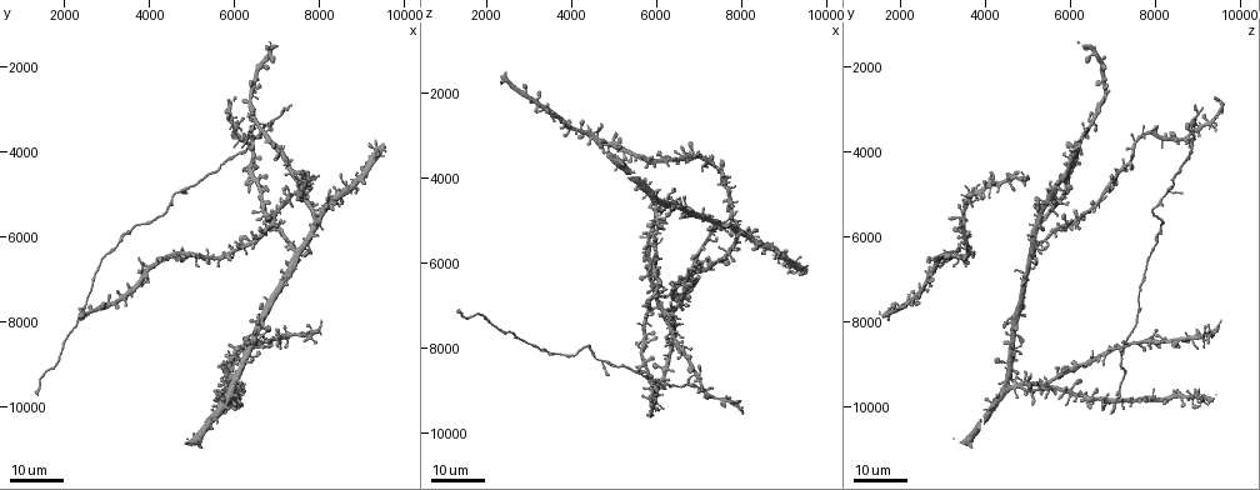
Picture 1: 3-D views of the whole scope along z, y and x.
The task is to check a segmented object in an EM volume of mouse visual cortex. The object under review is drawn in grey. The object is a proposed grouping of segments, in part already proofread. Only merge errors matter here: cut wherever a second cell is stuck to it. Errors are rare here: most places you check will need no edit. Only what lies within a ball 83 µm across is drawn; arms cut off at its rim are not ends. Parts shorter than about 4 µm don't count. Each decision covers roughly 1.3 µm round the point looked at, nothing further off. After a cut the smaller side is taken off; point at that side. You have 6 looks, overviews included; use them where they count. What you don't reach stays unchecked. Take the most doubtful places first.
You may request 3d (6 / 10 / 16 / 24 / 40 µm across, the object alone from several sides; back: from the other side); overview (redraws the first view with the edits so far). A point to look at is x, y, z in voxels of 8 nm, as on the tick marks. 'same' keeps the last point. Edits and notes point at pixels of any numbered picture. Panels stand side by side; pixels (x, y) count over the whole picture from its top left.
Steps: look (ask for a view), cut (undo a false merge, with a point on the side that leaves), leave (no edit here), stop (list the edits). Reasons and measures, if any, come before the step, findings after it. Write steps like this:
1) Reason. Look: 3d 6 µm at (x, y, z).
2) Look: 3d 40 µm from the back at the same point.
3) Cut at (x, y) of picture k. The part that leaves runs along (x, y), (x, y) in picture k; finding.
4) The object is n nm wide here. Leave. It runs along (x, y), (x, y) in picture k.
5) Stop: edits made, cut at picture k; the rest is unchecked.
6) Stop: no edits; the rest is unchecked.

Four arms meet. Look: 3d 16 µm at (5950, 9600, 4850).

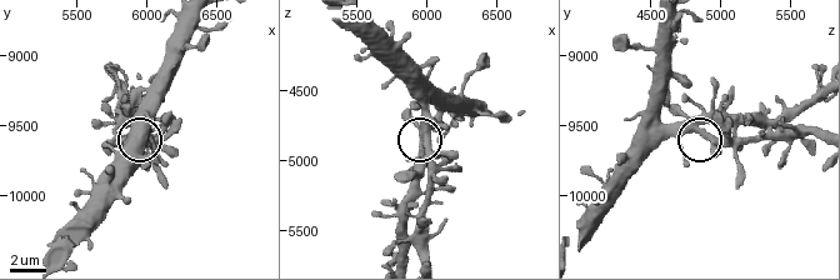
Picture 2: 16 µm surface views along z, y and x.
Look: 3d 6 µm at (6000, 9520, 4800).

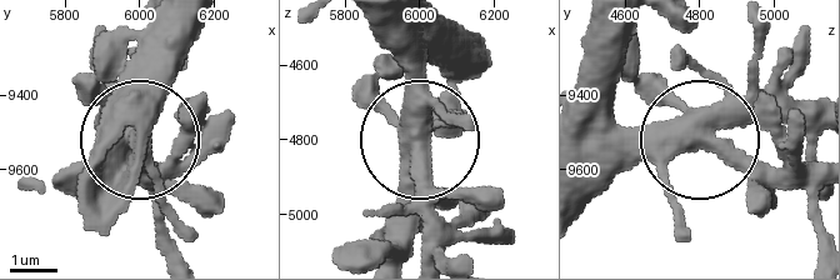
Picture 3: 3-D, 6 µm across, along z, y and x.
4 arms meet here. Leave. One cell here.

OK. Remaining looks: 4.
Sudden change in width. Look: 3d 24 µm at (4700, 4950, 8250).

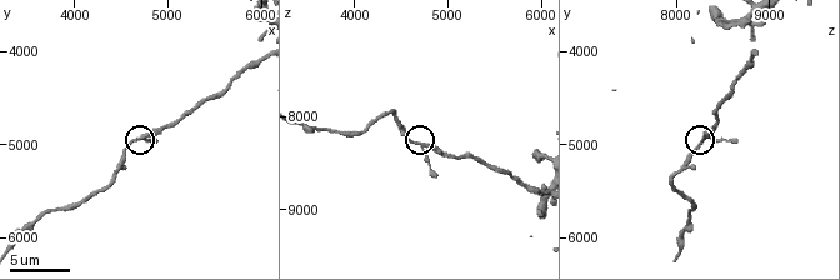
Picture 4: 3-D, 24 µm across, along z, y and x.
Look: 3d 6 µm at (4700, 4900, 8300).

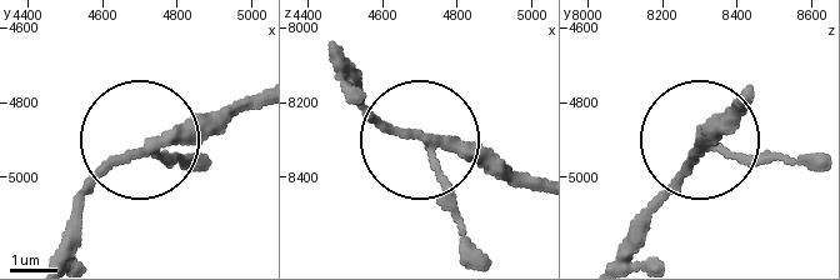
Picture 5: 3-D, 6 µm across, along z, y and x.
Leave. It runs along (735, 93), (644, 220) in picture 5; continuous, no second cell.

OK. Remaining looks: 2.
Thick turns thin. Look: 3d 24 µm at (1900, 8600, 7250).

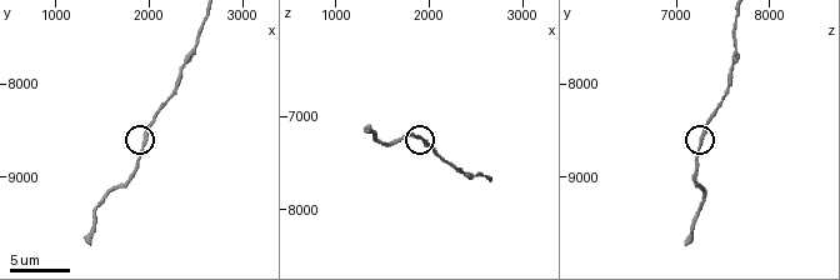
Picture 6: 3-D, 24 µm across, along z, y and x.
Zoom in. Look: 3d 6 µm at (1950, 8650, 7250).

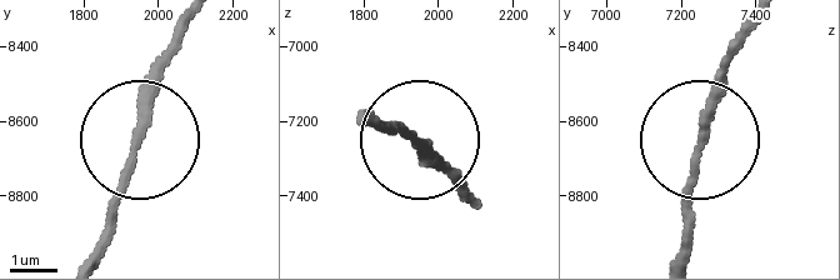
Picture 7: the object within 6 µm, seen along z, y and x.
Leave. It runs along (188, 31), (164, 68), (111, 243) in picture 7; one cell here.

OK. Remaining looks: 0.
Stop: no edits; the rest is unchecked.

